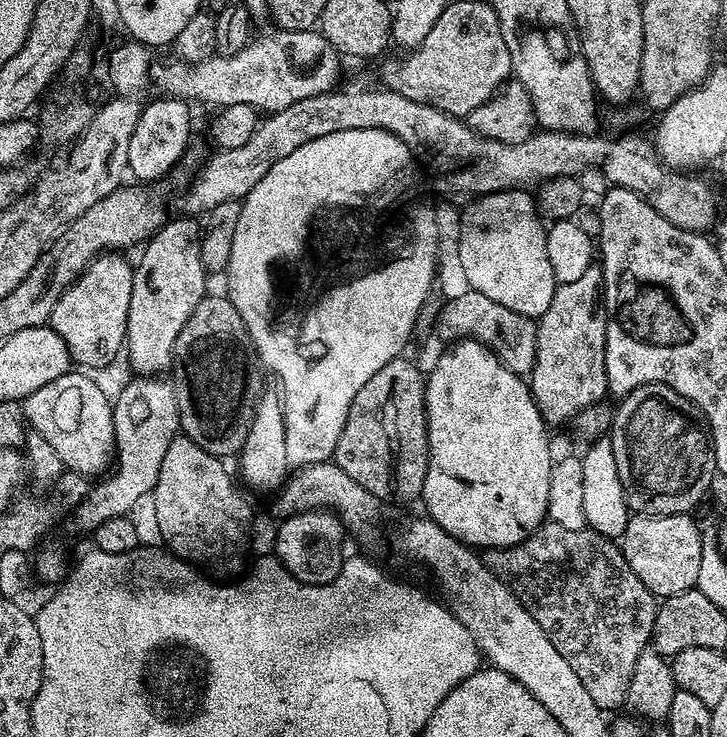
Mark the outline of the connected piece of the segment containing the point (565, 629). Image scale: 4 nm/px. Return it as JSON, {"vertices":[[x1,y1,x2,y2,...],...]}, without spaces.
{"vertices":[[545,522,537,532,514,546,487,549,482,559,485,566,520,600,520,605,532,615,534,622,546,630,550,642,554,642,558,654,570,662,590,698,594,698,602,709,623,709,638,654,649,647,652,639,658,600,650,590,646,590,646,586,642,586,638,574,630,570,630,562,626,562,619,543,589,527,566,530,566,526]]}

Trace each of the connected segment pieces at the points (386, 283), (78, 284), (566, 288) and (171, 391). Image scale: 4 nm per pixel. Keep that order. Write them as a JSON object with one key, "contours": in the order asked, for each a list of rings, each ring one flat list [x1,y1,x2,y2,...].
{"contours":[[[338,130,338,134,325,134,323,138,314,138,306,146,298,146,294,154,278,158,274,166,246,194,240,206,238,226,234,226,234,242,230,246,230,262,226,269,228,276,228,301,242,314,246,330,252,344,256,347,256,357,266,377,264,393,256,408,256,416,248,431,244,447,238,453,240,460,239,479,252,488,261,488,271,493,279,489,294,472,299,472,308,464,323,464,333,459,338,438,346,426,348,407,354,402,358,390,386,366,386,362,397,359,408,344,408,339,416,332,416,319,424,303,430,299,431,288,437,279,438,222,435,221,435,207,420,197,420,188,416,185,416,164,414,153,406,142,386,130]],[[101,254,91,260,86,271,58,298,52,311,50,327,66,342,73,365,84,370,114,363,128,339,133,265,120,256,123,255]],[[592,263,582,274,582,278,569,284,557,284,554,302,550,302,550,310,538,317,536,333,536,361,532,367,530,387,532,396,541,414,544,415,545,425,571,425,582,410,593,408,609,395,608,375,606,374,606,326,608,318,602,303,604,290,604,271,599,263]],[[137,375,117,396,114,396,112,417,114,418,114,438,116,439,116,455,114,467,99,482,93,483,88,489,86,498,76,505,74,515,76,524,90,534,102,522,115,516,128,516,131,508,140,499,151,497,154,486,158,482,158,470,162,470,162,458,166,458,166,450,170,450,170,442,175,440,180,432,180,415,176,405,176,389,167,379,156,376]]]}

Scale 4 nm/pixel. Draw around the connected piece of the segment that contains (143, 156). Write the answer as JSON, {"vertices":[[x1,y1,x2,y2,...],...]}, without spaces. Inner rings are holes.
{"vertices":[[162,96,141,111,138,126,134,126,134,138,130,138,129,173,140,182,156,182,159,176,179,165,189,151,188,139,192,136,191,105,176,97],[188,148,188,149,187,149],[172,168,172,169,171,169]]}

